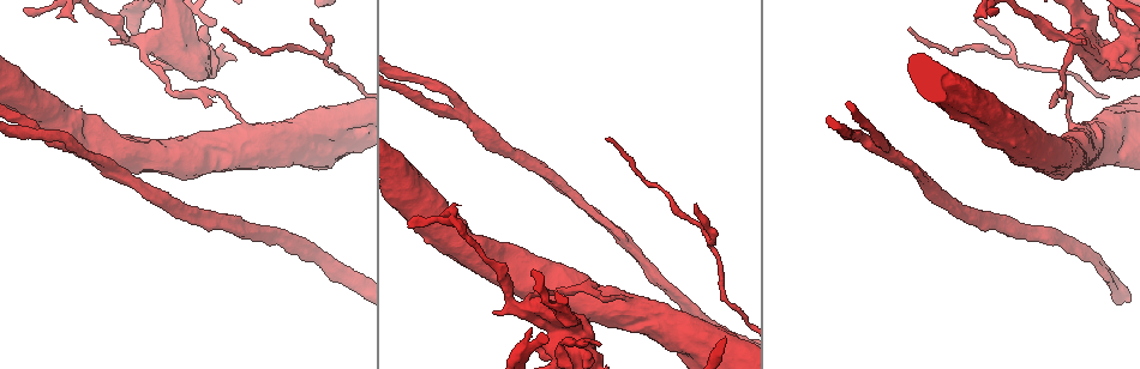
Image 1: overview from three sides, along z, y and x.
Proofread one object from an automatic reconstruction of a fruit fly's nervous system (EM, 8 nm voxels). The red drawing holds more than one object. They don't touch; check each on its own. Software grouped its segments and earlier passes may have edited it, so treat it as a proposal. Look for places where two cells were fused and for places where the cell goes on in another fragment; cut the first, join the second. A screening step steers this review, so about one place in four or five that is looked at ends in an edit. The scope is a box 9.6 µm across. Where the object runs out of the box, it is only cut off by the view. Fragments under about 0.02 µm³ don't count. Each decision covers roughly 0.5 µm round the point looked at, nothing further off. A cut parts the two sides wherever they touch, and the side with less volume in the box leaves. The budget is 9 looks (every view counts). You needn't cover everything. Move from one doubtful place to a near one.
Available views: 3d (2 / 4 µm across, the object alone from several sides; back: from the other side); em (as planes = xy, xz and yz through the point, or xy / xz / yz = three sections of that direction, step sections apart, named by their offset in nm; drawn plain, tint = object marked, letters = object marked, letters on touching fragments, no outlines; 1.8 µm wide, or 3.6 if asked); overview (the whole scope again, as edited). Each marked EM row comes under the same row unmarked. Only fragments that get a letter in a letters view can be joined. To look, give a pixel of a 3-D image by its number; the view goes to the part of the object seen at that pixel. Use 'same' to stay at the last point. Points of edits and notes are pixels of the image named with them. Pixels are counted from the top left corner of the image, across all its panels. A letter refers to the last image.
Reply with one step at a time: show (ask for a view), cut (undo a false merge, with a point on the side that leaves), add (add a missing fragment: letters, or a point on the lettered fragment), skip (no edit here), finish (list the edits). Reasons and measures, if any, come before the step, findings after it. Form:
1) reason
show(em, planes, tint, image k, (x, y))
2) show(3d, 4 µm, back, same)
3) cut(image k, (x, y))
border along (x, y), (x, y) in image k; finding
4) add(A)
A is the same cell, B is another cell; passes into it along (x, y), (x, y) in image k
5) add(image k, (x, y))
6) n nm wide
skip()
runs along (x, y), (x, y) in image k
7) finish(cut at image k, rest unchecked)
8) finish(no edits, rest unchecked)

calibre changes
show(em, 3.6 µm, planes, letters, image 1, (318, 149))

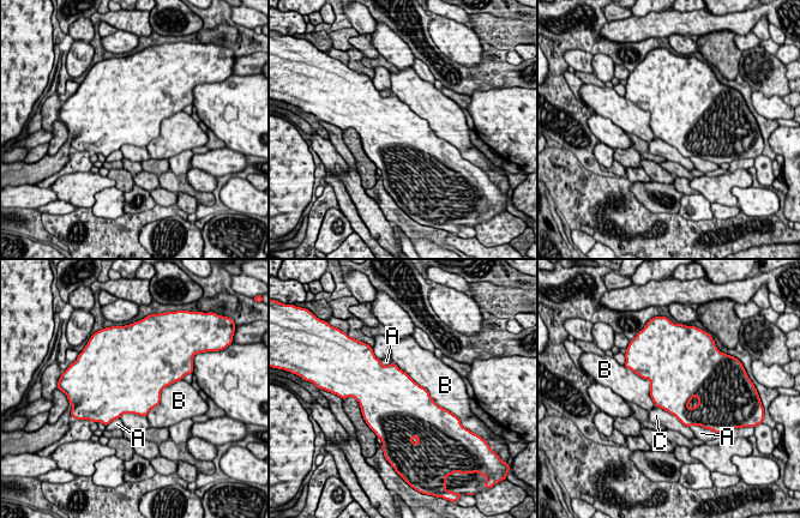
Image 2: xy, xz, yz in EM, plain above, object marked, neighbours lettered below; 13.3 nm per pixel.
skip()
A, B and C are other cells; border along (395, 362), (421, 385), (441, 408) in image 2; all the same cell

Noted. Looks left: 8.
calibre changes
show(3d, 4 µm, image 1, (629, 305))

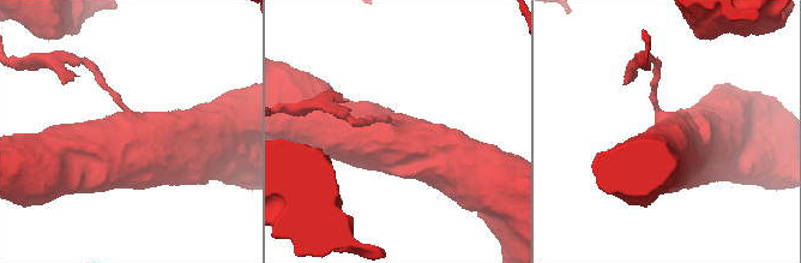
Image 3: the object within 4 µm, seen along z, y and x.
need the tissue
show(em, 3.6 µm, yz, step 4, tint, image 3, (131, 122))

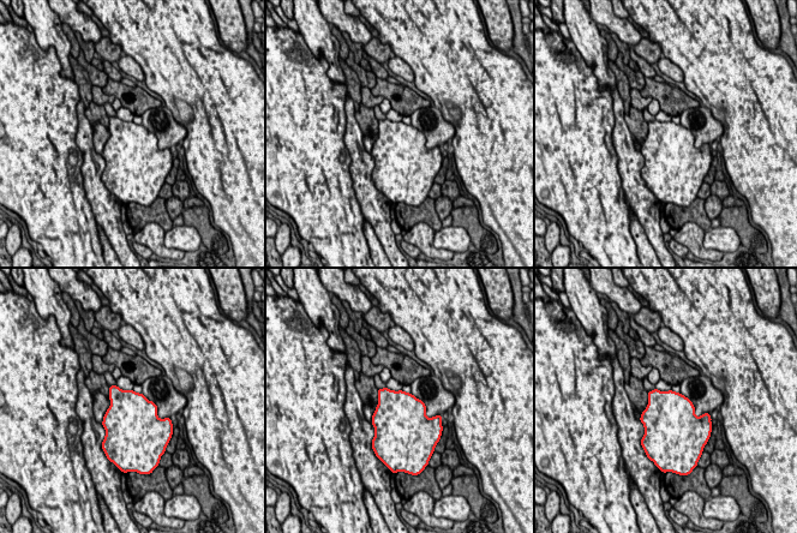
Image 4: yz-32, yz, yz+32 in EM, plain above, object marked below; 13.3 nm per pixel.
show(em, 3.6 µm, planes, letters, same)

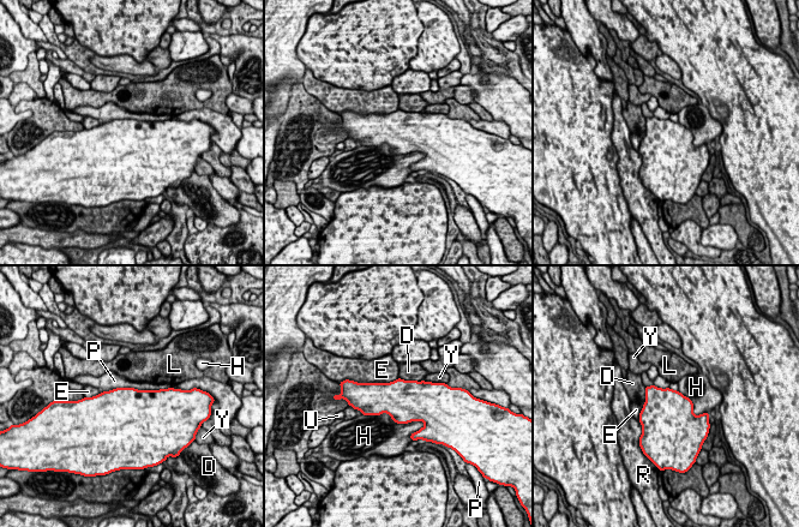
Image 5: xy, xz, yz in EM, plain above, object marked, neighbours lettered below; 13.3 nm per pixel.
skip()
D, E, H, L, P, R, U and Y are other cells; all the same cell

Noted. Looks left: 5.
show(3d, 2 µm, image 1, (695, 204))

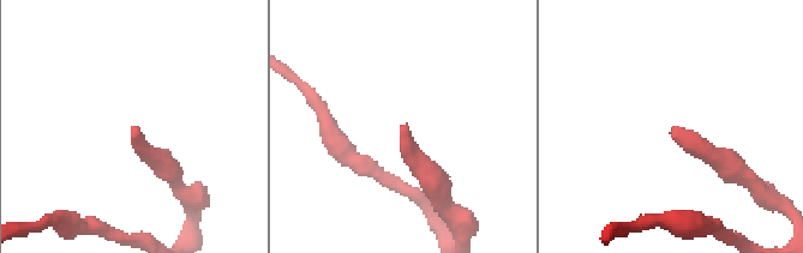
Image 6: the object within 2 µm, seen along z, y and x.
shape alone is not enough
show(em, planes, letters, image 6, (131, 126))

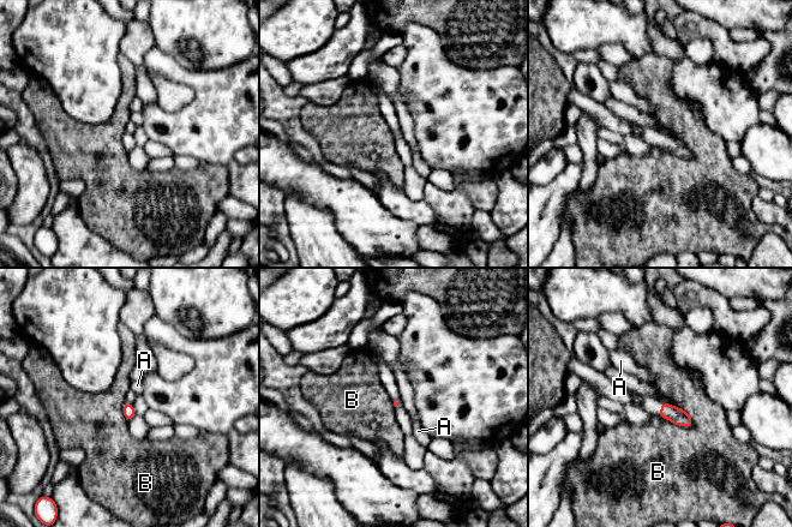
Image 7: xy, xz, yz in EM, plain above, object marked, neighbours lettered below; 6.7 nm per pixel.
skip()
A and B are other cells; border along (658, 414), (677, 425), (694, 424) in image 7; none of them fits

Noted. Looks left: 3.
tapers out
show(em, xy, step 16, tint, image 1, (225, 30))

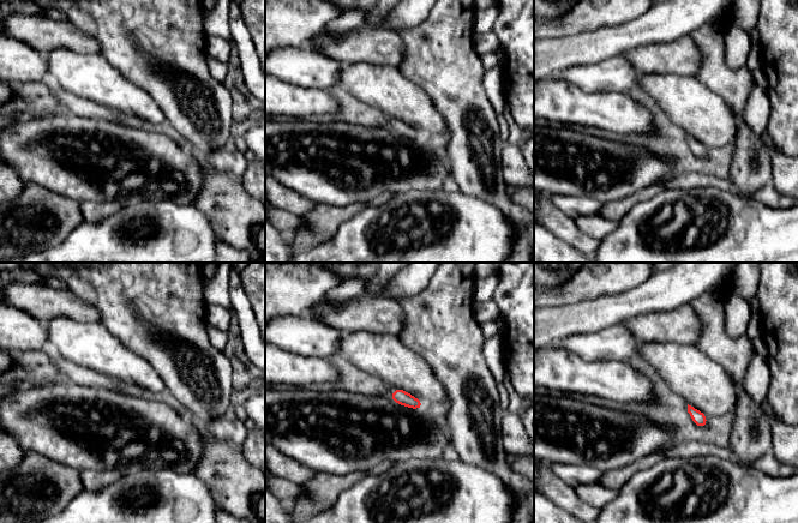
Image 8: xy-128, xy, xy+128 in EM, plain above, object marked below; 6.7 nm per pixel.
another direction
show(em, planes, letters, same)

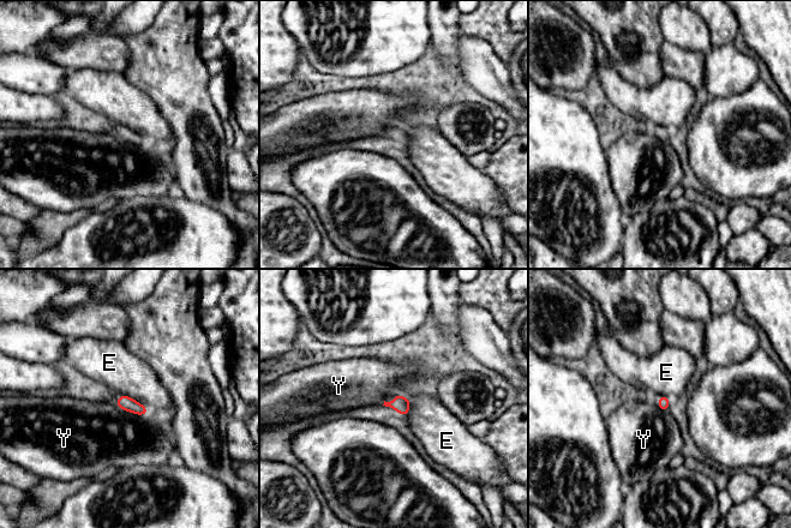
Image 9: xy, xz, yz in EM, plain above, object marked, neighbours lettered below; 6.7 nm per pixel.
Y touches over 260 nm
skip()
E and Y are other cells; no lettered fragment goes on from it

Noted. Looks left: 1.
finish(no edits, rest unchecked)

